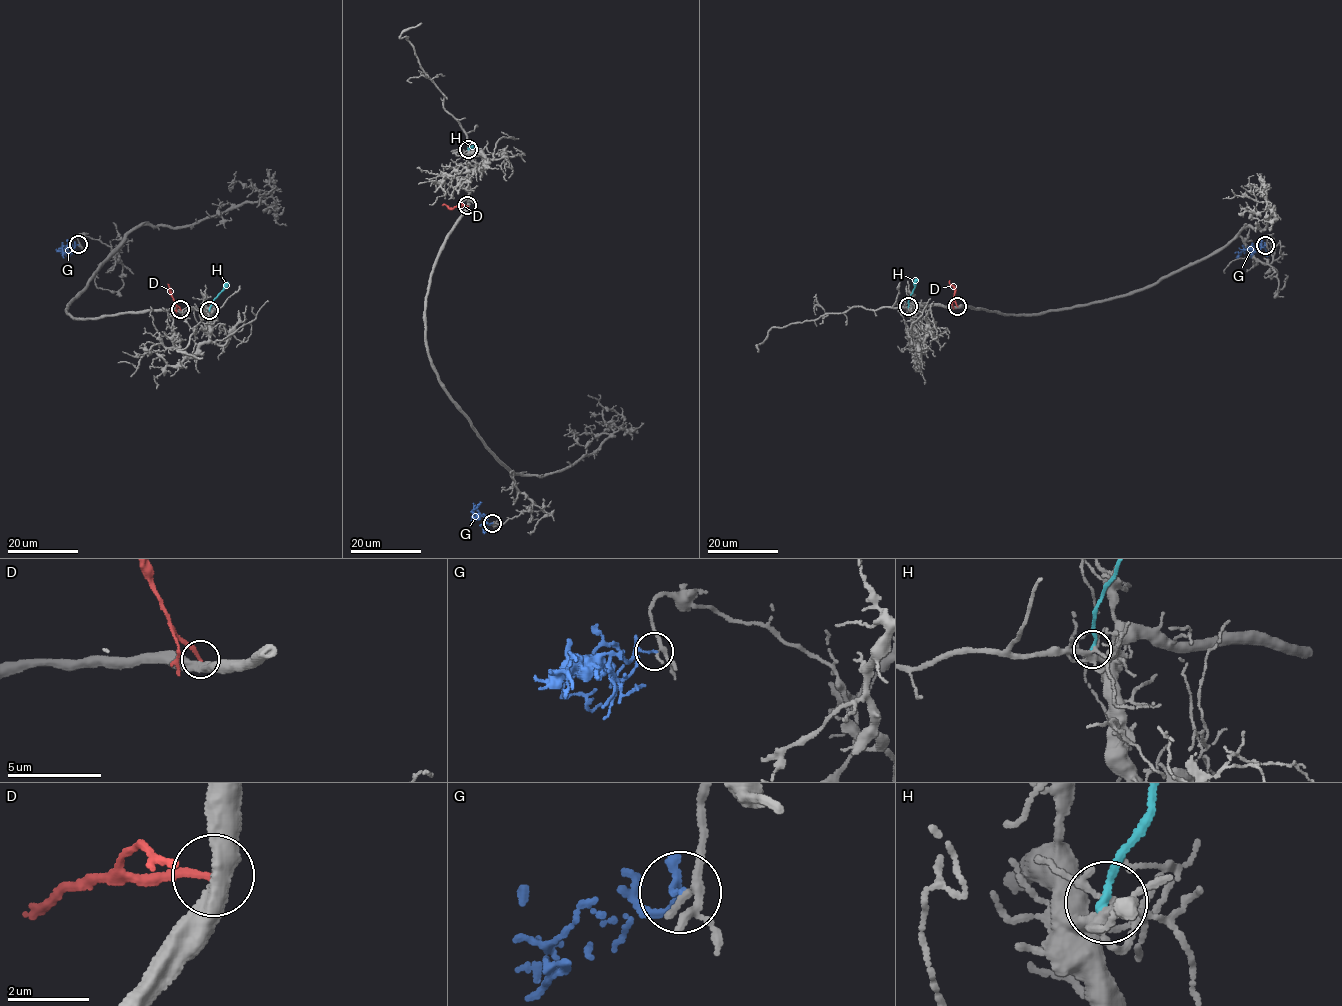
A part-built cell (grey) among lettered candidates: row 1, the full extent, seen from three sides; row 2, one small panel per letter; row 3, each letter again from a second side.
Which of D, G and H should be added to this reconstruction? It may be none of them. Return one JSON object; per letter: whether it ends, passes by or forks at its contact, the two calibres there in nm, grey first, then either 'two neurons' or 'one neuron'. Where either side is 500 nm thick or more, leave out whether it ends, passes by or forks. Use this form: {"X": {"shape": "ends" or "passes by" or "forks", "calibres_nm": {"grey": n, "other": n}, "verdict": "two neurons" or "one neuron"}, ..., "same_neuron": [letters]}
{"D": {"shape": "ends", "calibres_nm": {"grey": 480, "other": 170}, "verdict": "two neurons"}, "G": {"shape": "ends", "calibres_nm": {"grey": 160, "other": 110}, "verdict": "two neurons"}, "H": {"shape": "ends", "calibres_nm": {"grey": 280, "other": 180}, "verdict": "two neurons"}, "same_neuron": []}

